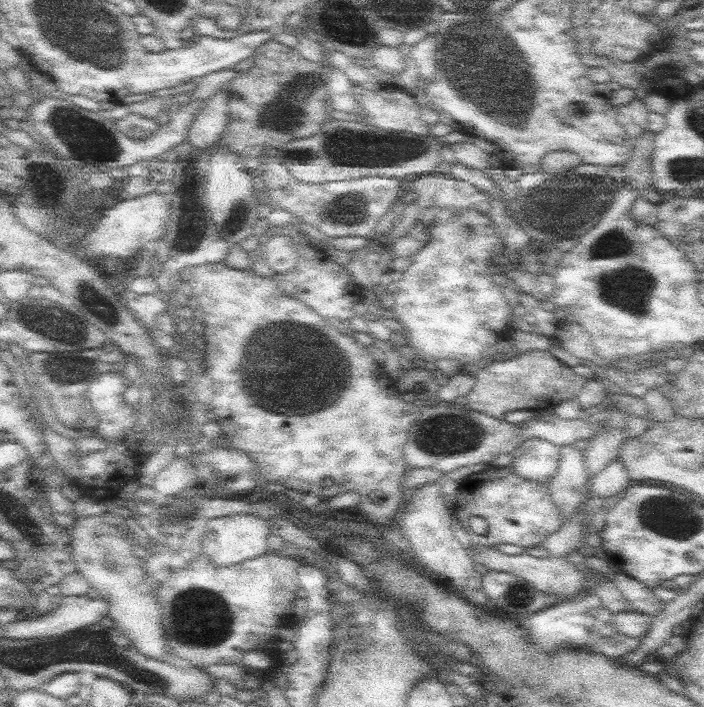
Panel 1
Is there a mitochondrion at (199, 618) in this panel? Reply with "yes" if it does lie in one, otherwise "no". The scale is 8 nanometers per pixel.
yes

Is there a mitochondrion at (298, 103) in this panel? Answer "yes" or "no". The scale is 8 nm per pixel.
yes

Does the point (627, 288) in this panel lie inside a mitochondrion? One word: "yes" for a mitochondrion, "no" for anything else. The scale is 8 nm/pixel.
yes

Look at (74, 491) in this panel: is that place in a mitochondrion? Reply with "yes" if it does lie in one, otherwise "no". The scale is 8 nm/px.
no

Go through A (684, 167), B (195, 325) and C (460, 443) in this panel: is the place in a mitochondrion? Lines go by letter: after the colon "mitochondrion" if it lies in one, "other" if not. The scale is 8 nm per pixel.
A: mitochondrion
B: other
C: mitochondrion

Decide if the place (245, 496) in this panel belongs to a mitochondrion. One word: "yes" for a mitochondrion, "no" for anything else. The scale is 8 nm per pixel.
no

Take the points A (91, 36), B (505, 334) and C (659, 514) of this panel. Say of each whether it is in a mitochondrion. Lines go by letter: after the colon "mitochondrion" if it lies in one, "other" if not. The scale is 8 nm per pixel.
A: mitochondrion
B: other
C: mitochondrion

